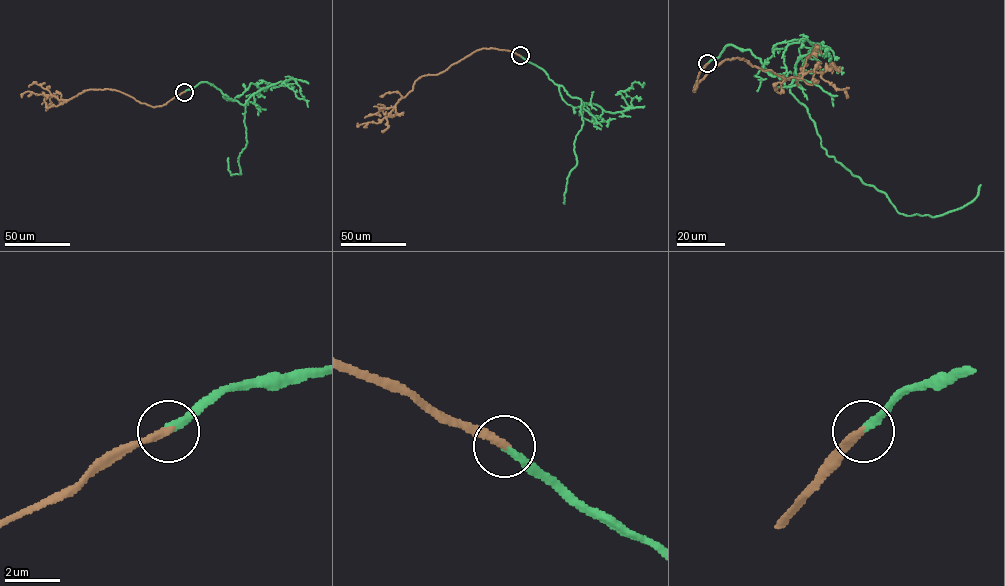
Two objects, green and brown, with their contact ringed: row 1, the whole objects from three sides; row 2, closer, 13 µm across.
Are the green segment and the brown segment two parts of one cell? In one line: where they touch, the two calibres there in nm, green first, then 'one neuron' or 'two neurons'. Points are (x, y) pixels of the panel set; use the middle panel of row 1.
(520, 55) | 240/280 nm | one neuron

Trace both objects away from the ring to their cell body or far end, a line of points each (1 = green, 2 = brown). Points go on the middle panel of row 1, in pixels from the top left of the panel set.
1: (520, 55), (543, 70), (571, 97), (581, 100), (583, 123), (574, 145), (576, 165), (567, 178), (564, 204)
2: (520, 55), (497, 48), (478, 49), (438, 74), (418, 78), (412, 90), (378, 123), (357, 123)

